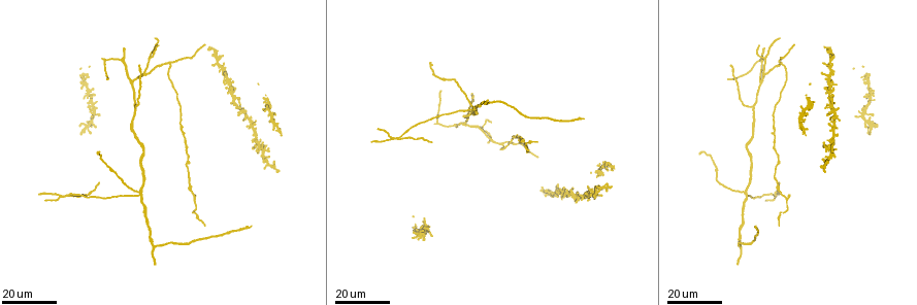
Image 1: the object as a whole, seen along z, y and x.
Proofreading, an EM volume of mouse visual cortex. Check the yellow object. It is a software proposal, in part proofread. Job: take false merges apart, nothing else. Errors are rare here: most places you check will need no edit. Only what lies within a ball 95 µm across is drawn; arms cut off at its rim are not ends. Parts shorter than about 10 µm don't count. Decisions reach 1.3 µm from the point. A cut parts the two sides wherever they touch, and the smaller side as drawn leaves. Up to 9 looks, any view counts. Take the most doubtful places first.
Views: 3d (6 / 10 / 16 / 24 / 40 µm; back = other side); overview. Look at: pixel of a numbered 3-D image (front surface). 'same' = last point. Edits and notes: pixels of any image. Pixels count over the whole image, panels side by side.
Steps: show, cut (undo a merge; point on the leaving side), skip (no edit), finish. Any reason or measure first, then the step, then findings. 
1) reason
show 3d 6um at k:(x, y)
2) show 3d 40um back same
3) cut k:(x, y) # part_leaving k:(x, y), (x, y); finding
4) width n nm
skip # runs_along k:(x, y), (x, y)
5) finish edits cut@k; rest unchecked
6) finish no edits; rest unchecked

show 3d 24um at 1:(744, 193)

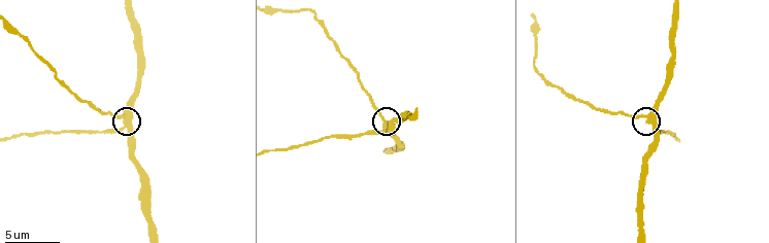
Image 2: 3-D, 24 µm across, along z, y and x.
zoom in
show 3d 10um at 2:(644, 117)

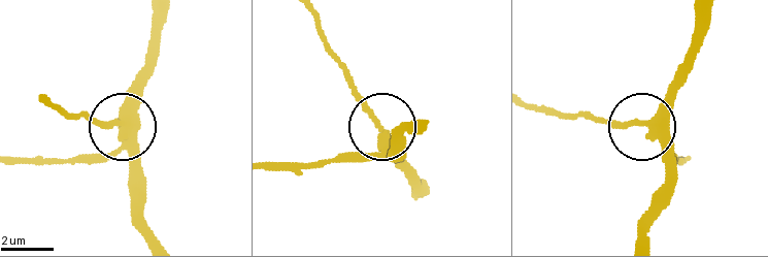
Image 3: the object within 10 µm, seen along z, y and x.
width 320 nm
skip # runs_along 3:(154, 13), (154, 60), (142, 93), (119, 126), (90, 120); one neuron here

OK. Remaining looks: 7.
show 3d 16um at 1:(251, 127)

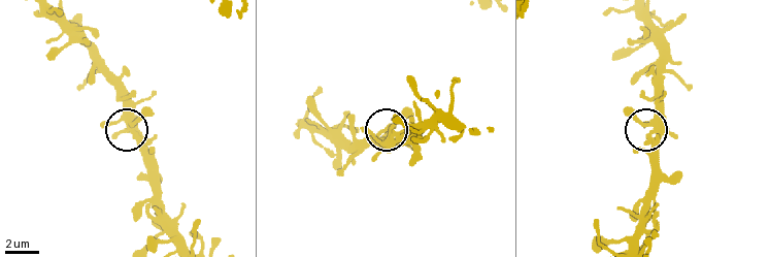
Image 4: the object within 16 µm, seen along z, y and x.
show 3d 10um at 4:(131, 124)

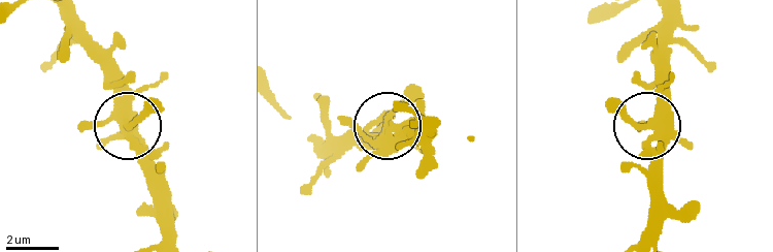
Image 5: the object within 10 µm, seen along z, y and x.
side_arm 23 um
skip # one neuron here

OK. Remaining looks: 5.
a fork
show 3d 16um at 1:(479, 126)

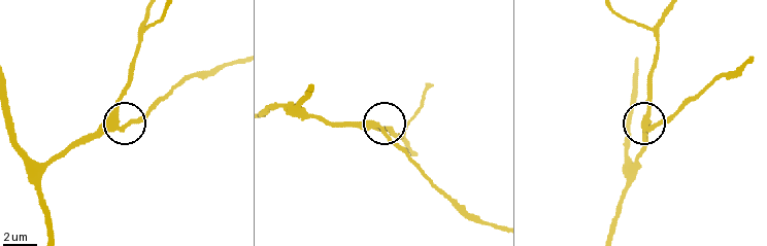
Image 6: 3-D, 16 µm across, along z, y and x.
show 3d 10um at 6:(378, 125)

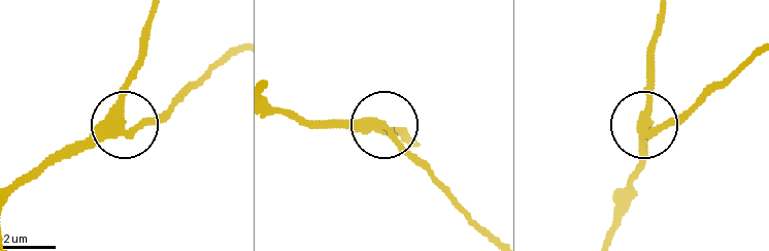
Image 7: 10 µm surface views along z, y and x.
side_arm 17 um
skip # runs_along 7:(271, 103), (311, 119), (397, 126); one neuron here

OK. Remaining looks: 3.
thin arm on a thick one
show 3d 16um at 1:(754, 105)

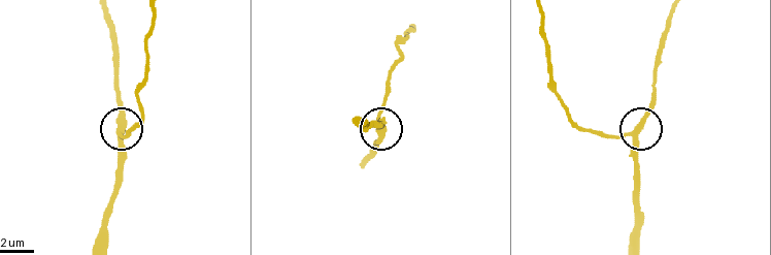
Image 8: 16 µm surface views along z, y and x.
show 3d 6um at 8:(634, 133)

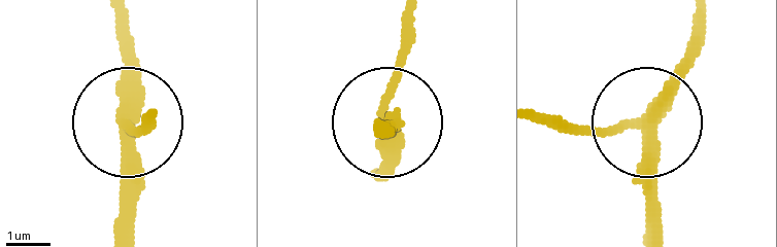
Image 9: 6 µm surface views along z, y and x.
width 300 nm
skip # runs_along 9:(645, 228), (642, 121), (549, 129); continuous, no second neuron

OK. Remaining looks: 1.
finish no edits; rest unchecked

